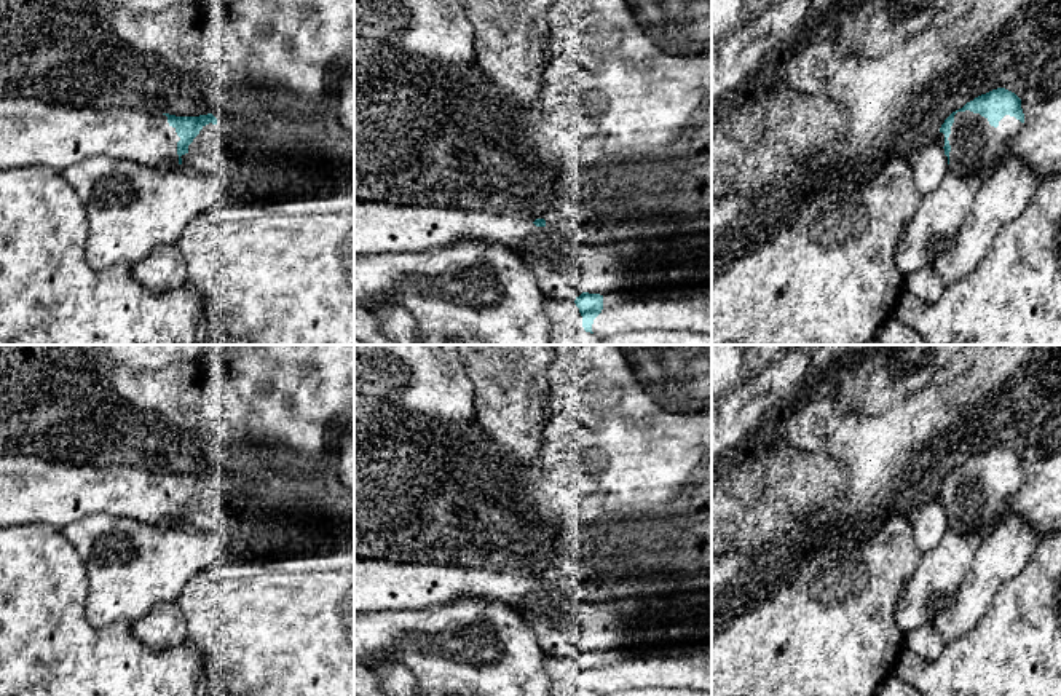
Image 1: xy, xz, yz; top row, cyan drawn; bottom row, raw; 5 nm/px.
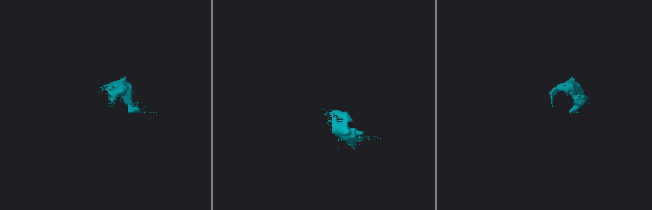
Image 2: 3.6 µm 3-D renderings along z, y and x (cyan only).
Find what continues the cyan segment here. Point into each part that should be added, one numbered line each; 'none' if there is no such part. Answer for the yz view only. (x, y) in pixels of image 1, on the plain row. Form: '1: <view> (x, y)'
1: yz (975, 503)

